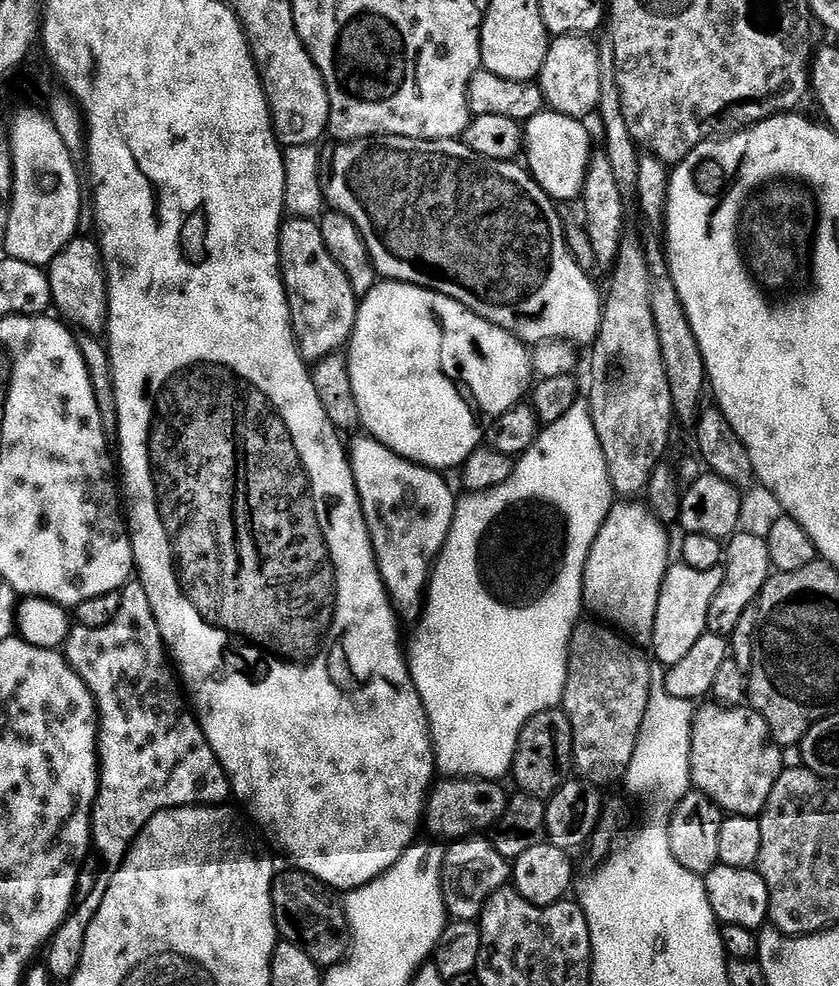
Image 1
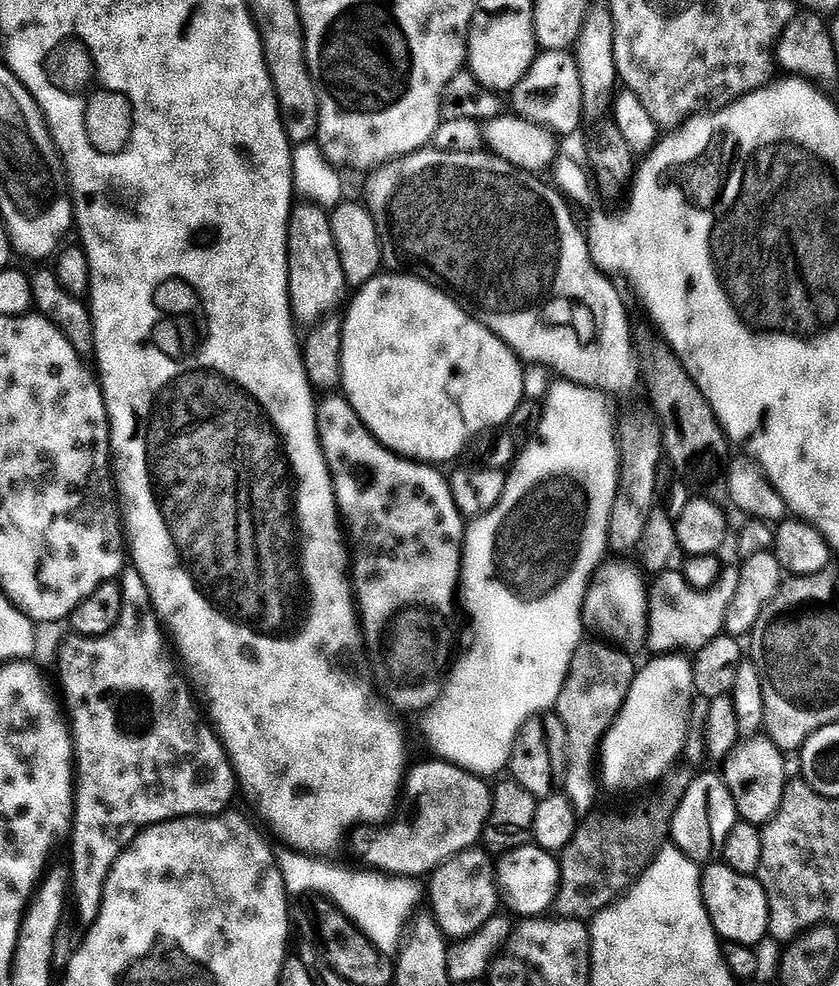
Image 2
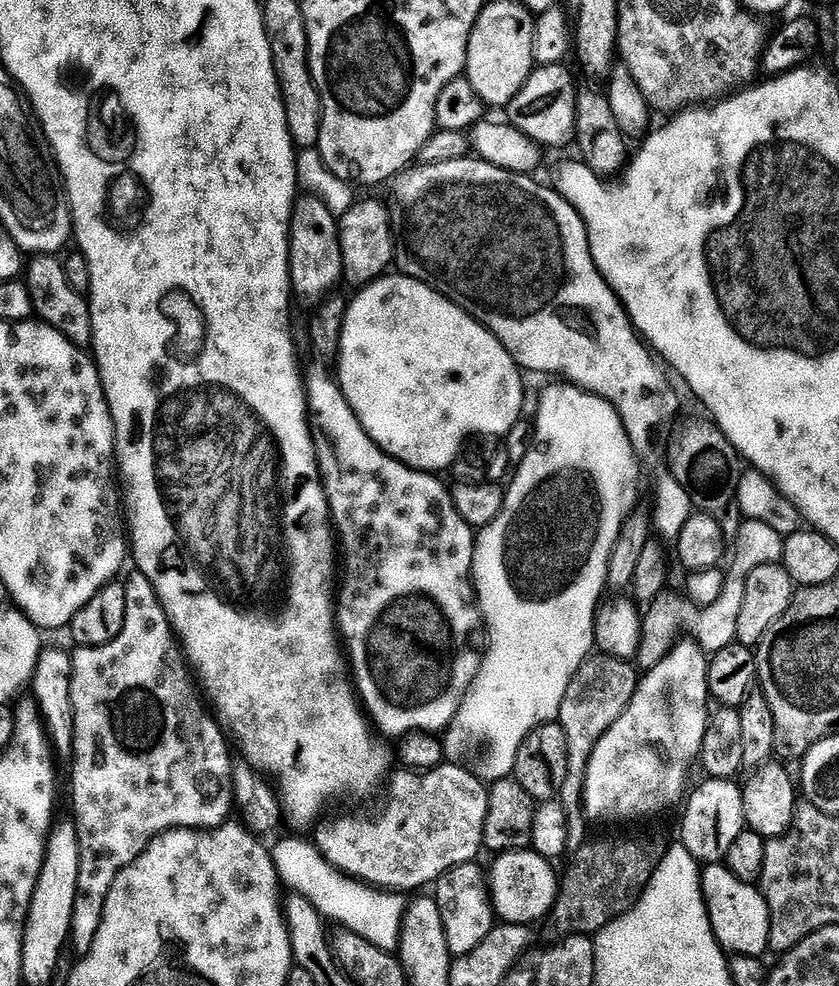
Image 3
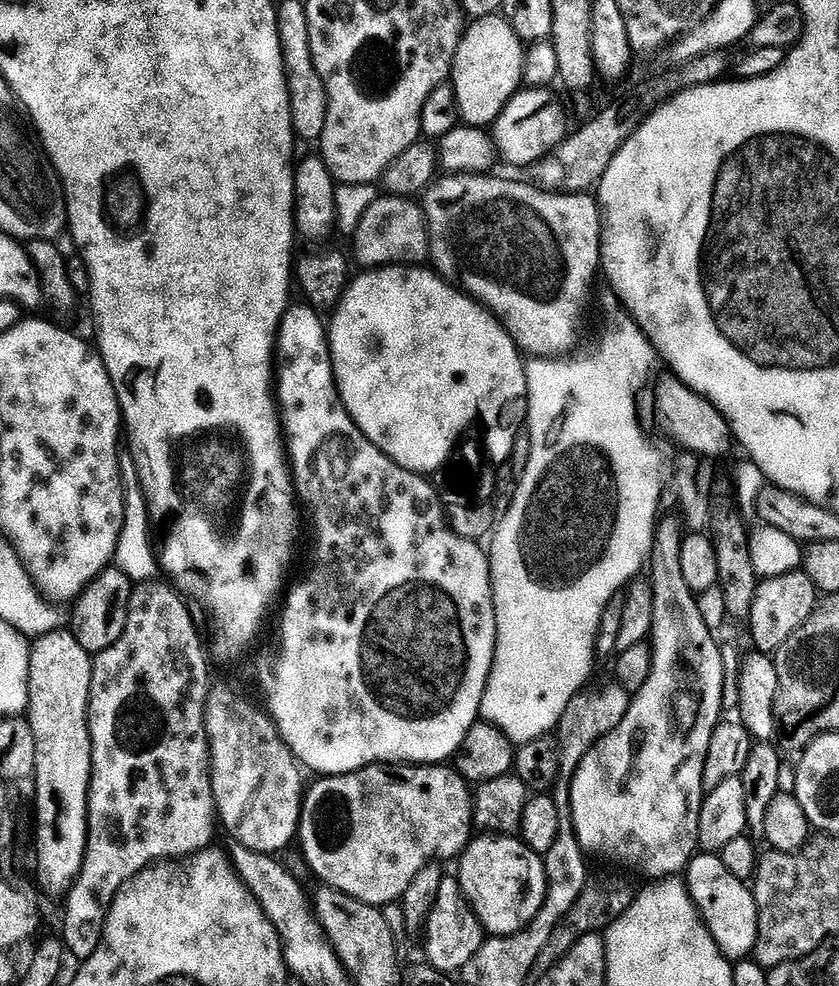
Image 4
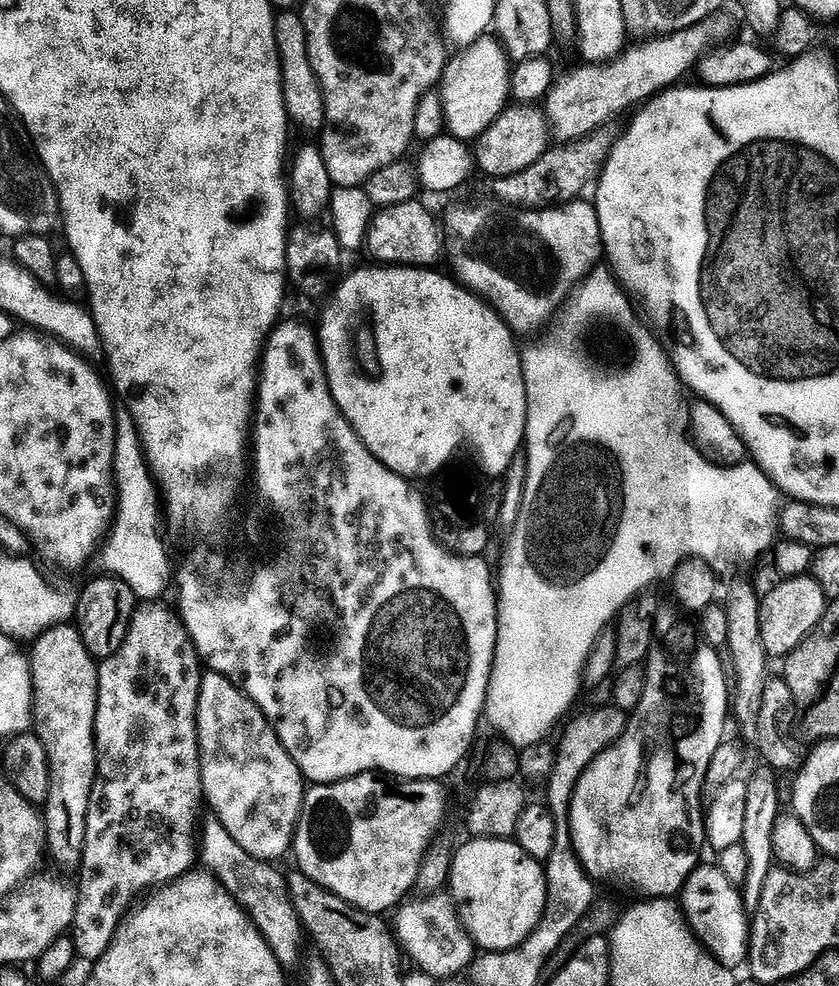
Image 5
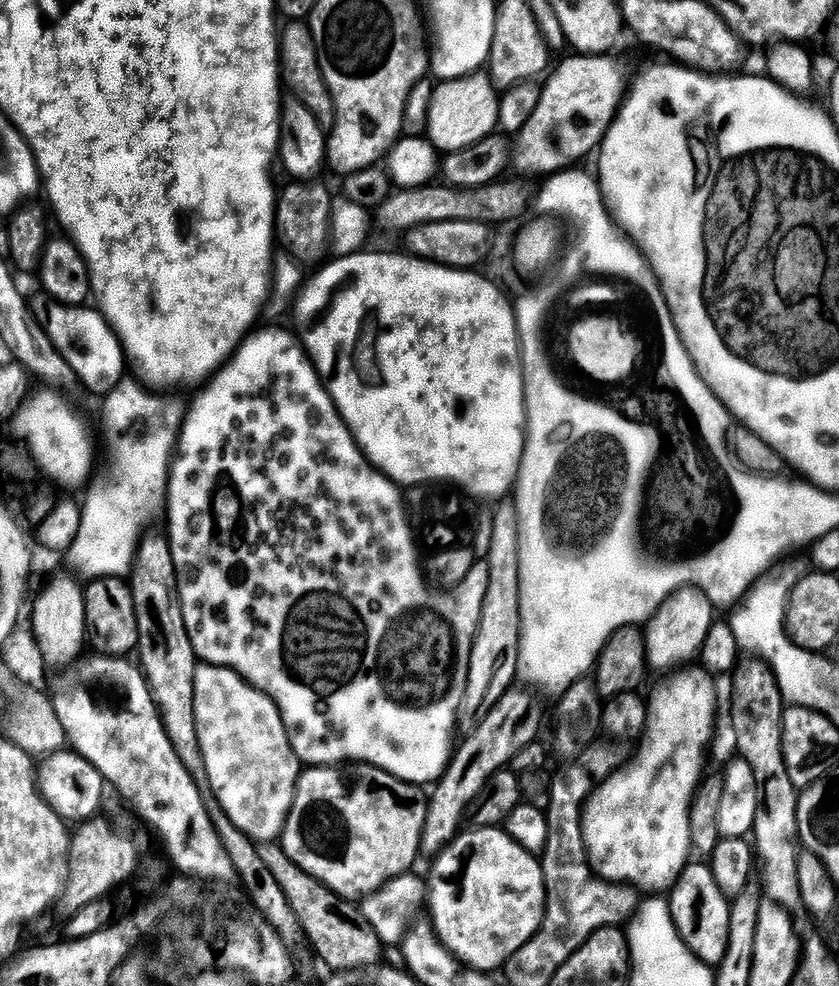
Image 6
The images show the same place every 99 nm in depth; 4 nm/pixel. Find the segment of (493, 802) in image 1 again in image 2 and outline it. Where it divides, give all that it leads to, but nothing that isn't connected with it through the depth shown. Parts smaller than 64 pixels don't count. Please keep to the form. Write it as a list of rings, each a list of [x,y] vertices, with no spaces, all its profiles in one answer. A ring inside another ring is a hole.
[[[431,759],[411,769],[407,791],[407,820],[403,829],[386,837],[388,848],[372,848],[368,852],[369,858],[376,863],[373,865],[385,874],[424,878],[435,872],[442,862],[481,843],[488,816],[492,813],[492,788],[489,781],[467,772],[465,768],[459,768],[456,764],[450,764],[447,760]]]

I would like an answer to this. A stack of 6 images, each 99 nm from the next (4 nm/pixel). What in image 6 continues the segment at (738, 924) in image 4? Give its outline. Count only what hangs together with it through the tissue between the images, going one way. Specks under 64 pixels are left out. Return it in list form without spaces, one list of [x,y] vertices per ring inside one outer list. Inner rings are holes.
[[[689,863],[681,873],[670,894],[672,921],[684,944],[702,963],[719,966],[727,956],[728,939],[731,936],[732,904],[718,886],[711,867],[707,863]]]

